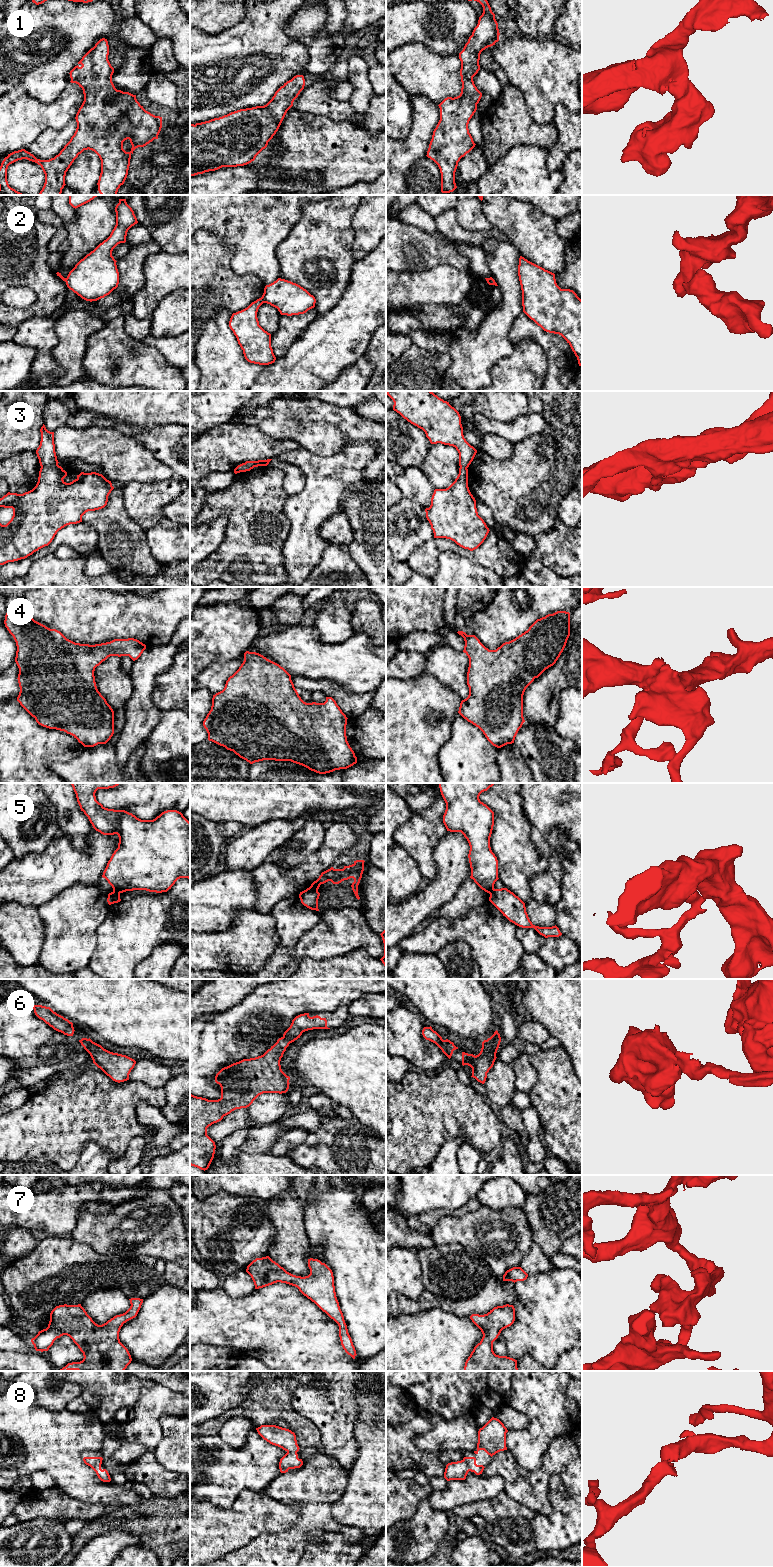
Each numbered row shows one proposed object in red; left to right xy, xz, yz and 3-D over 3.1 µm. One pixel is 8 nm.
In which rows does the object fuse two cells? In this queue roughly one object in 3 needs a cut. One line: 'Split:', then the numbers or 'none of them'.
Split: 2, 3, 5

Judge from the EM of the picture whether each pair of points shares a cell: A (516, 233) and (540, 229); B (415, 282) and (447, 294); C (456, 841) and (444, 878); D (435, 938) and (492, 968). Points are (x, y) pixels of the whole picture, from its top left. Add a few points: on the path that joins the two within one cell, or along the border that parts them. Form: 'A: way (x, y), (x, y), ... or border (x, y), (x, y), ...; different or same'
A: way (522, 231), (534, 231); same
B: way (423, 287), (439, 287); same
C: way (452, 850), (452, 869); same
D: way (451, 933), (466, 933), (485, 952); same

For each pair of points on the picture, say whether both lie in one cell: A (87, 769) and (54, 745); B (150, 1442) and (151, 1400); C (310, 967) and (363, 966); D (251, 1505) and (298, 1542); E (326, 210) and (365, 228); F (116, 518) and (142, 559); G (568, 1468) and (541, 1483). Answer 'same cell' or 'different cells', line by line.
A: different cells
B: same cell
C: same cell
D: different cells
E: different cells
F: same cell
G: same cell

